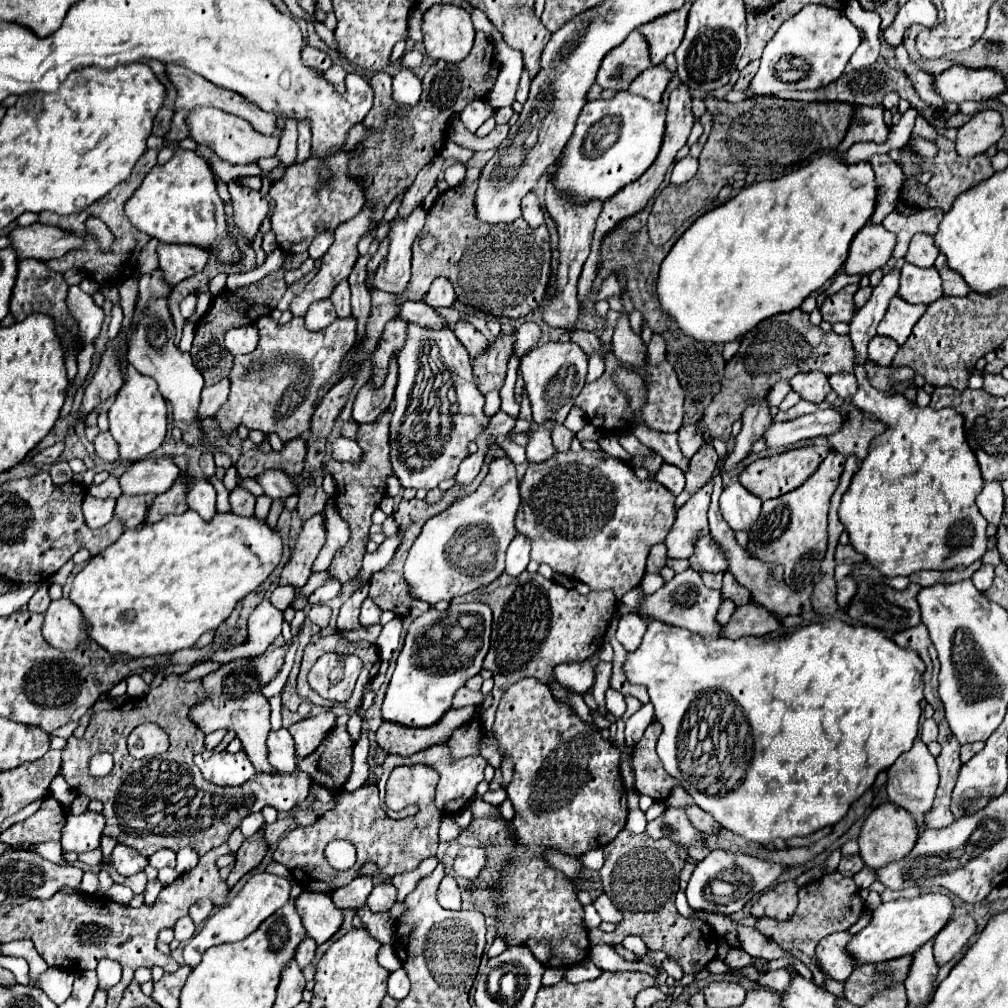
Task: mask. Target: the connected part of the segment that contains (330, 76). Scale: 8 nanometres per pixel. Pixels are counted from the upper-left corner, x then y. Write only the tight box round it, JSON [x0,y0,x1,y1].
[324,64,347,92]

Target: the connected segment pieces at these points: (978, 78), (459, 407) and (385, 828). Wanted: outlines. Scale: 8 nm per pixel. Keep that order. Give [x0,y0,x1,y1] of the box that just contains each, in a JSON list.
[[934,66,1006,102],[390,324,490,490],[274,784,442,894]]

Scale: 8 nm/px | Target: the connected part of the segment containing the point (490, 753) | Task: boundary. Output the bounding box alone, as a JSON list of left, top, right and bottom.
[480,736,502,768]

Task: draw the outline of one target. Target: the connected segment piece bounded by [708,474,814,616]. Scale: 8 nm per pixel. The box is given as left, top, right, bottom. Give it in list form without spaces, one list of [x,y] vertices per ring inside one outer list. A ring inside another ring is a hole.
[[[716,474],[712,478],[714,482],[714,492],[712,492],[712,500],[710,500],[710,510],[708,510],[708,520],[710,520],[710,536],[714,538],[714,542],[726,552],[726,558],[730,562],[730,572],[734,574],[734,578],[738,580],[738,584],[742,584],[750,596],[760,602],[764,608],[768,608],[770,612],[776,612],[776,614],[782,614],[782,616],[792,616],[792,614],[800,614],[800,612],[806,612],[806,610],[812,610],[810,606],[810,594],[812,594],[812,588],[814,584],[810,584],[808,588],[804,588],[802,592],[794,592],[792,588],[788,588],[784,582],[778,582],[774,580],[774,572],[760,560],[754,560],[748,556],[748,552],[736,542],[734,538],[734,532],[728,528],[728,524],[724,522],[720,510],[718,510],[718,498],[720,498],[720,492],[722,492],[722,478],[720,474]]]

